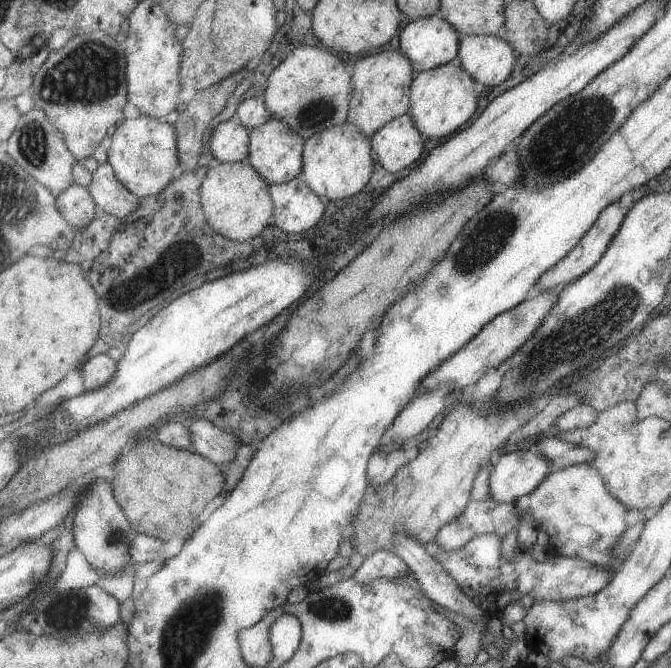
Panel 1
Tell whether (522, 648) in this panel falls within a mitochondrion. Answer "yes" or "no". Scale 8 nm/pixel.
no

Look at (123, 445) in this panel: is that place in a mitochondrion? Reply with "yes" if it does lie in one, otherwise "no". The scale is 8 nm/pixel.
no

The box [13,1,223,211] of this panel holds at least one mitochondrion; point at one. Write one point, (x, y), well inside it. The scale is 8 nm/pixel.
(91, 72)

